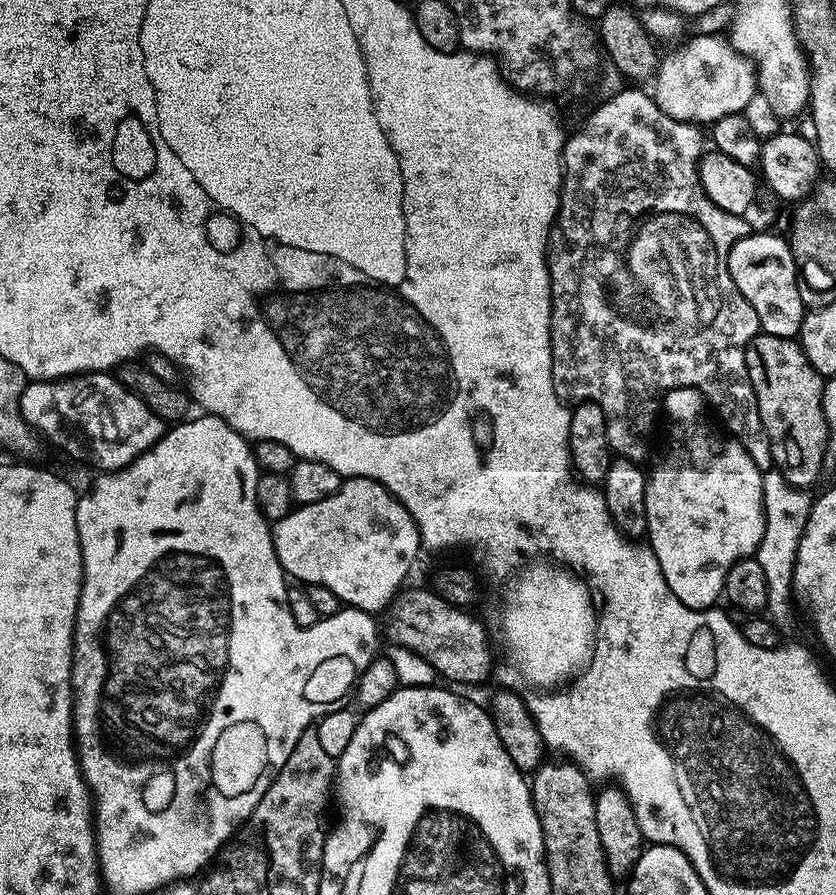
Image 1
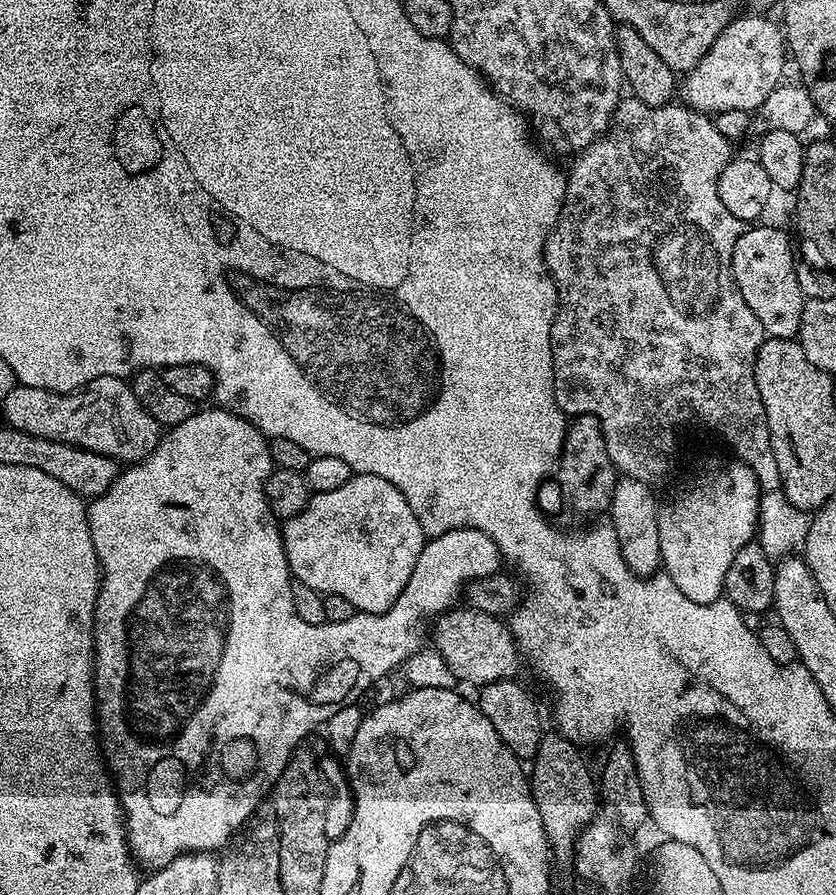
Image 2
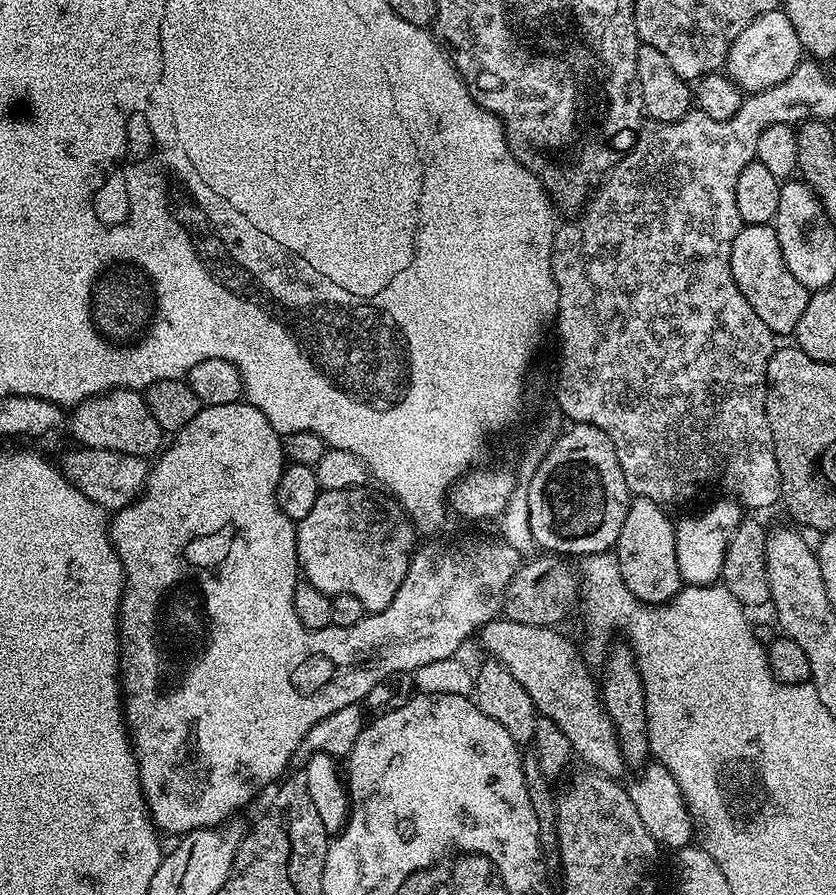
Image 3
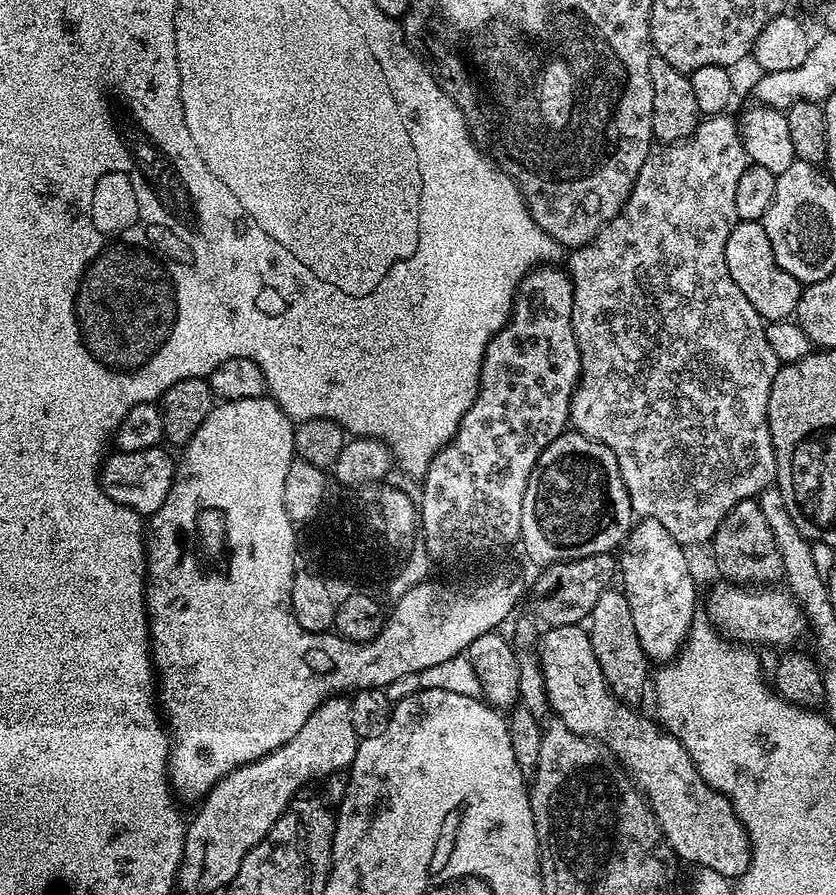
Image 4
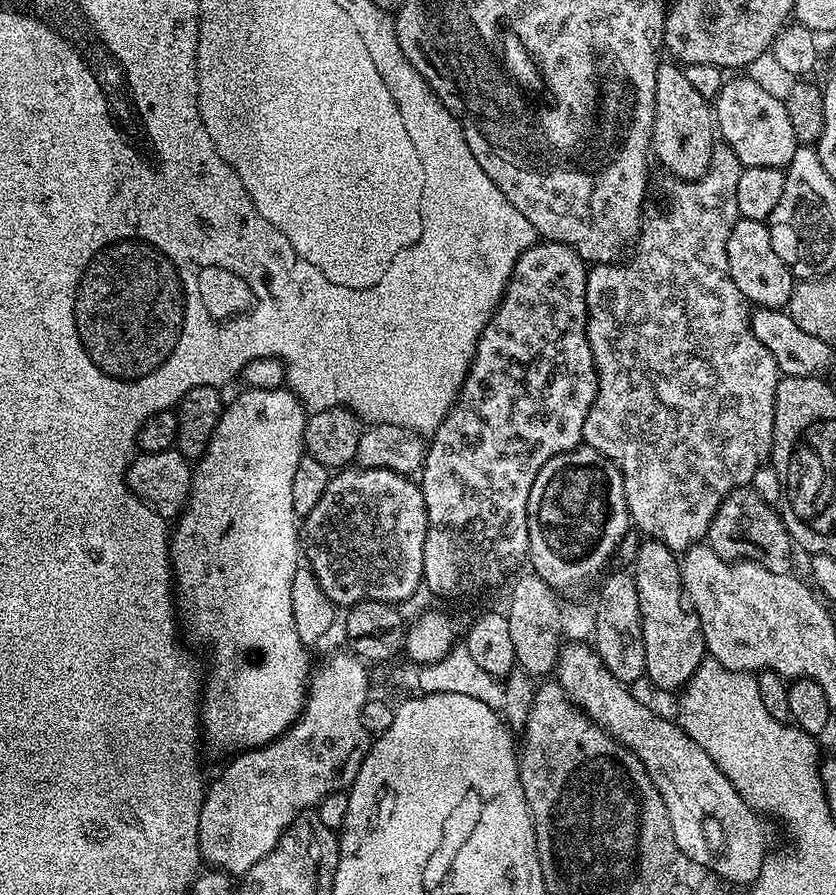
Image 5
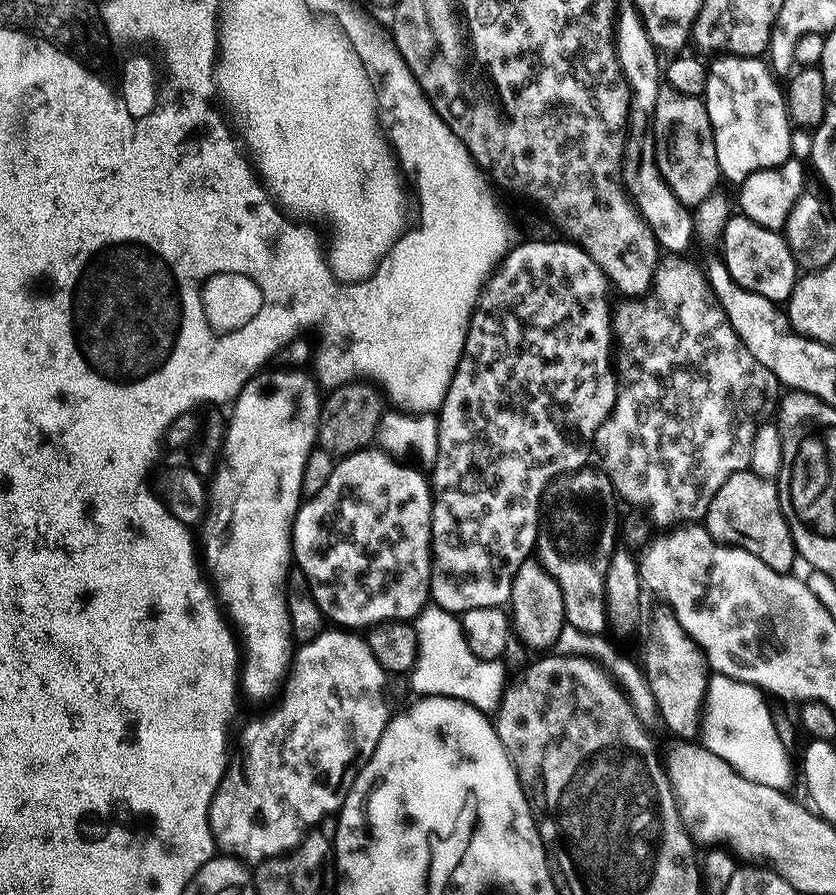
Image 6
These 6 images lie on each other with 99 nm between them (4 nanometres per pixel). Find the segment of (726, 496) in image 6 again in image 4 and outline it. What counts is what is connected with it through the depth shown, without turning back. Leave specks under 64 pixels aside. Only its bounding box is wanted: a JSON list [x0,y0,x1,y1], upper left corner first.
[711,499,784,586]

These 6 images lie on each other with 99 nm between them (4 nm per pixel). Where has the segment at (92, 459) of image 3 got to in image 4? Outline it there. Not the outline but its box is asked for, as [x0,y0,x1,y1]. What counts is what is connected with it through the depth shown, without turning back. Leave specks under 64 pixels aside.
[100,446,177,518]

